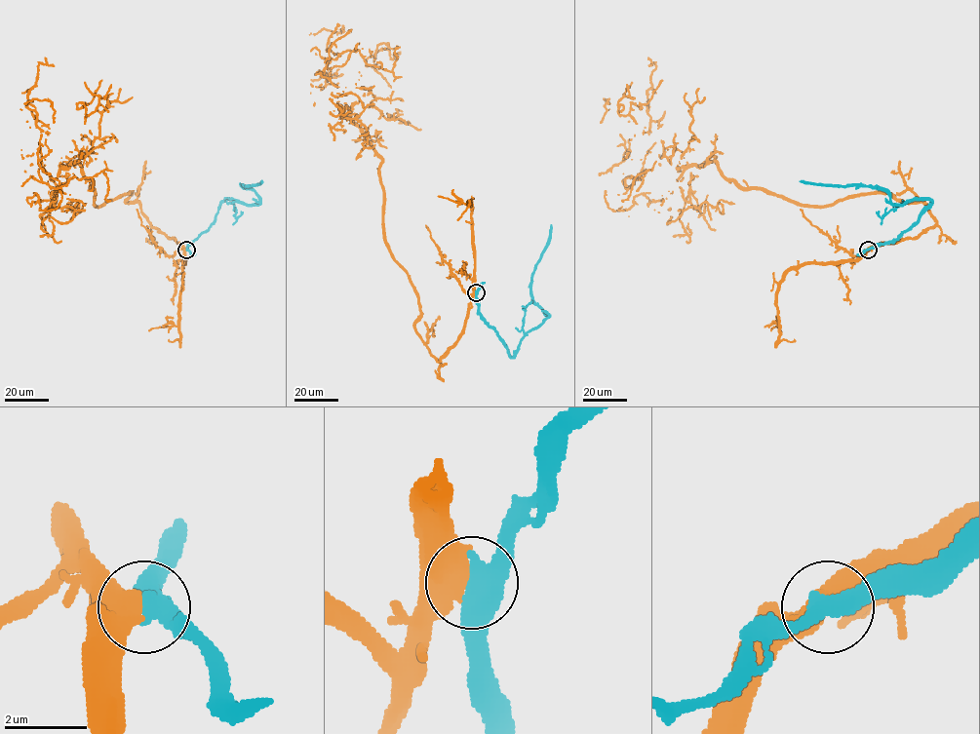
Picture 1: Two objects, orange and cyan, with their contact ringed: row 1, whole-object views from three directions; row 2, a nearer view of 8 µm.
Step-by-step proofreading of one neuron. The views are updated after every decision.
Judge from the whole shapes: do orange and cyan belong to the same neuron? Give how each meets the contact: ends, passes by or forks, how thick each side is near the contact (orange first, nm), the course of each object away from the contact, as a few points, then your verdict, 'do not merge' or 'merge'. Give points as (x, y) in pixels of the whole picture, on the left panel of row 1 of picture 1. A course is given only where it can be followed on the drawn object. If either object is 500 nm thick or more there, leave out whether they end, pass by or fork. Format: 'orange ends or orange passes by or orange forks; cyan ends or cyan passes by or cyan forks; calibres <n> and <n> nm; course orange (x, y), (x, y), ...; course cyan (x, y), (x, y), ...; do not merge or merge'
orange passes by; cyan passes by; calibres 440 and 480 nm; course orange (186, 249), (76, 162), (70, 220), (29, 203), (64, 194), (52, 102), (20, 109); course cyan (186, 249), (215, 220), (219, 205), (225, 200), (260, 203), (254, 190), (242, 186), (261, 181); merge

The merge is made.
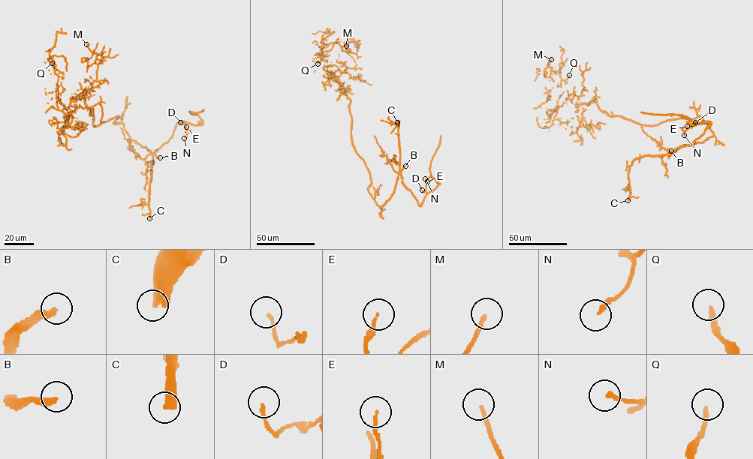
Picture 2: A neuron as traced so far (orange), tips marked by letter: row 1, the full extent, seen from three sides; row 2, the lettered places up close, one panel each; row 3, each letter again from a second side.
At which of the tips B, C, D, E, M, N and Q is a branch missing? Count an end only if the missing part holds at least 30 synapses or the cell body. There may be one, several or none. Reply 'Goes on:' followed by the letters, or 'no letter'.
Goes on: C, M, Q

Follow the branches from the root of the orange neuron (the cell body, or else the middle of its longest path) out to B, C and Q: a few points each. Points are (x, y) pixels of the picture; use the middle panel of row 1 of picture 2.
B: (351, 118), (352, 144), (370, 175), (368, 192), (381, 208), (394, 191), (396, 178), (405, 166)
C: (351, 118), (352, 144), (370, 175), (368, 192), (381, 208), (394, 191), (399, 172), (397, 122)
Q: (351, 118), (349, 98), (329, 77), (338, 68), (315, 55), (334, 31), (317, 64)

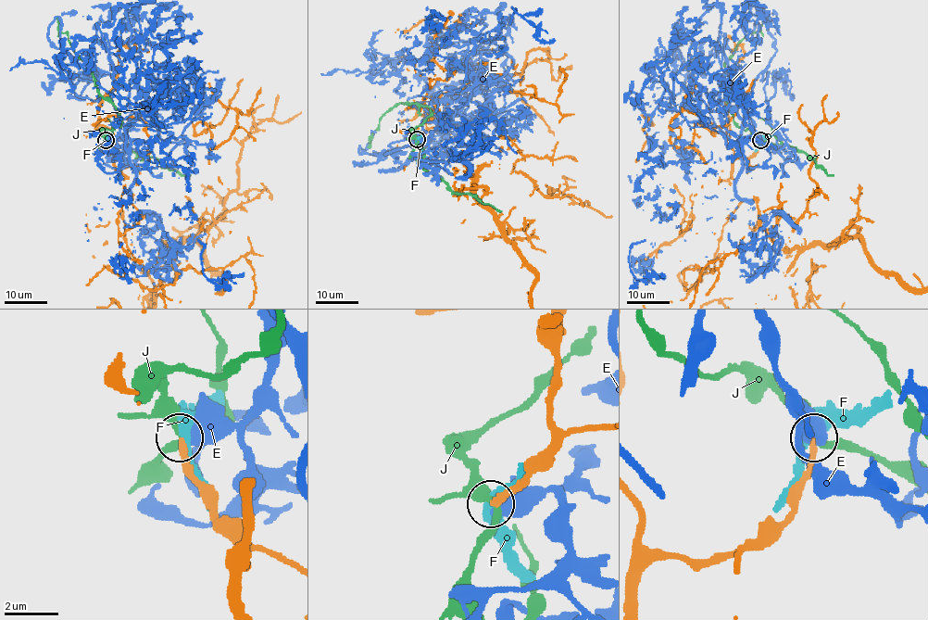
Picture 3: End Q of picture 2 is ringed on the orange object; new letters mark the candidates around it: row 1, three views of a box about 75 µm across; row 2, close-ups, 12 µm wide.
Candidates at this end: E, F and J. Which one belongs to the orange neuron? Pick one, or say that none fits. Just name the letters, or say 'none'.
none

